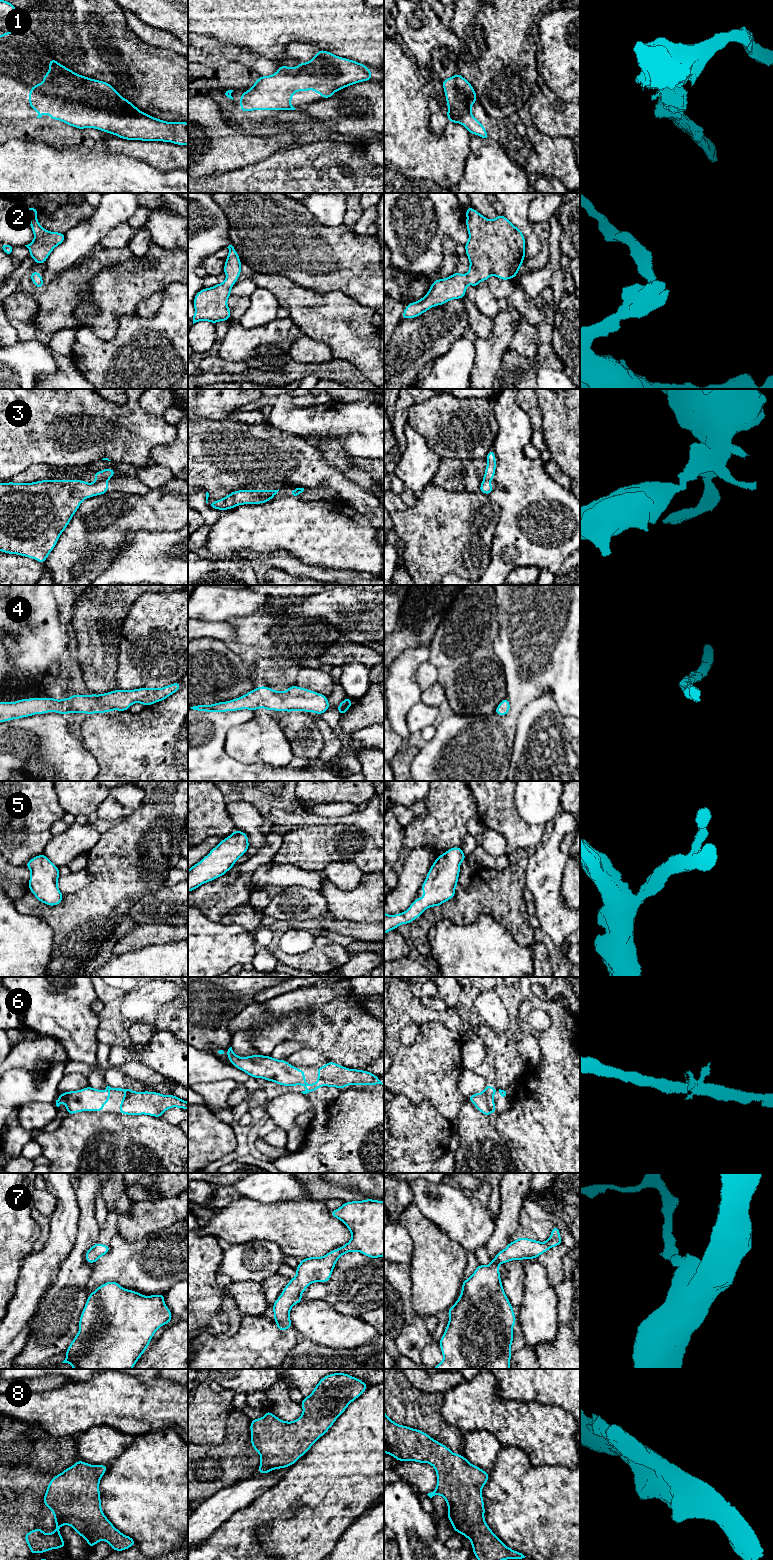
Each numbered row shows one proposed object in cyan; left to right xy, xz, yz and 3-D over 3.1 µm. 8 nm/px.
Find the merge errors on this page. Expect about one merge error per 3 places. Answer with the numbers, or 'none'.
3

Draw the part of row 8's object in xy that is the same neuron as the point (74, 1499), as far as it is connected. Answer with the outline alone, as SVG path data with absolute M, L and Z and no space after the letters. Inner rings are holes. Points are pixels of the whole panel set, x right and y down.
M78 1460L71 1467L51 1479L43 1502L45 1507L50 1508L54 1515L56 1529L49 1534L45 1534L41 1528L26 1533L24 1538L30 1547L30 1555L45 1553L51 1549L66 1548L59 1532L62 1525L70 1525L88 1542L89 1548L92 1548L101 1540L105 1540L114 1551L124 1551L136 1544L134 1539L122 1534L115 1528L102 1511L99 1484L106 1471L107 1465L91 1465Z

